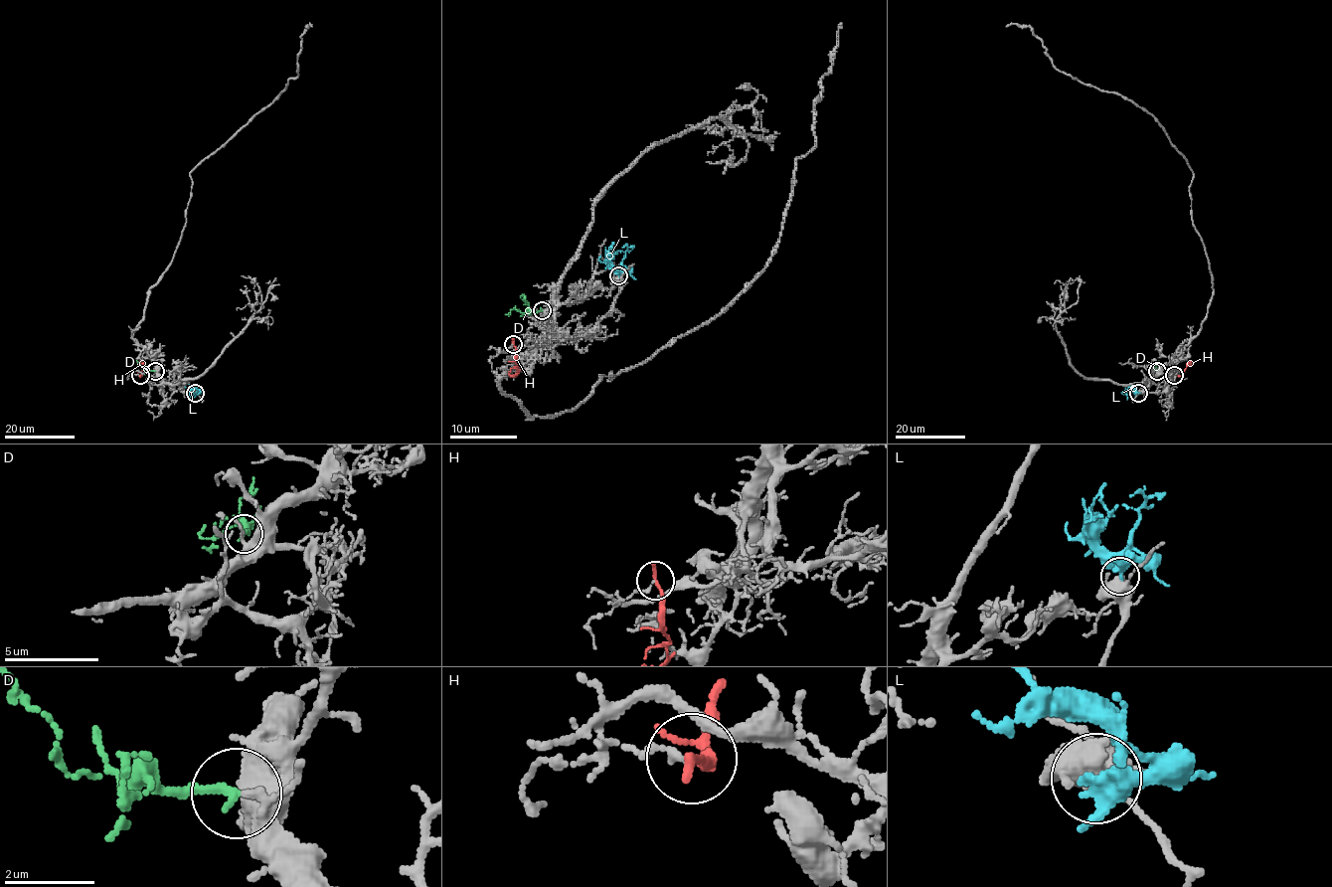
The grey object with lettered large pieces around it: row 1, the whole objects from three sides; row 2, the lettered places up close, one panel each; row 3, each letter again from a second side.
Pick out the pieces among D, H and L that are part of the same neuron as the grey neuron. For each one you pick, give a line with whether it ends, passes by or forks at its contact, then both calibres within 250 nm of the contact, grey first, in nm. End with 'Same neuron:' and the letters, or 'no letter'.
D: It ends there. Thickness 130 nm (grey) against 180 nm
Same neuron: D

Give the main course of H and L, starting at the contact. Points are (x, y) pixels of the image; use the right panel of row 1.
H: (1174, 375), (1181, 375), (1191, 361)
L: (1138, 393), (1130, 388), (1127, 400)

